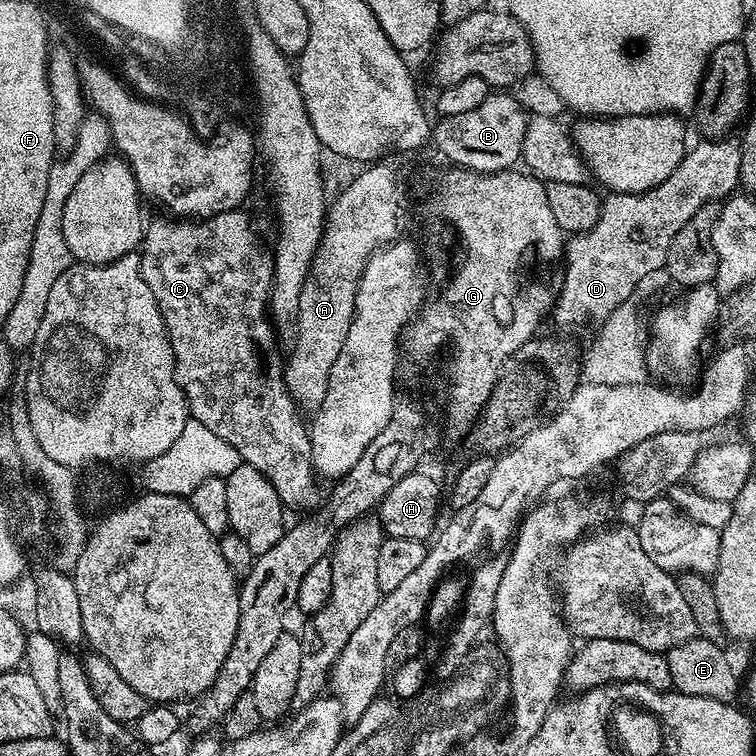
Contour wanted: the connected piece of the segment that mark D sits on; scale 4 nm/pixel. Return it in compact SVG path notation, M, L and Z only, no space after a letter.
M704 138L701 139L701 141L701 144L693 143L691 147L689 147L682 158L682 162L676 167L674 174L670 174L670 178L666 178L666 182L654 186L648 192L622 192L619 194L605 195L600 206L600 217L595 226L593 226L590 231L584 233L584 235L572 236L571 239L567 241L562 264L562 269L564 268L564 285L559 285L558 295L554 305L554 320L556 316L556 324L558 327L584 328L587 324L594 324L594 326L602 325L604 320L610 318L612 311L635 297L636 287L639 289L648 275L661 271L661 269L667 265L670 246L674 242L678 230L682 230L682 226L686 226L686 222L690 222L690 218L694 218L694 214L698 214L698 210L702 210L702 206L723 201L737 191L740 183L740 167L742 166L740 144L737 143L737 141L732 141L732 138Z

